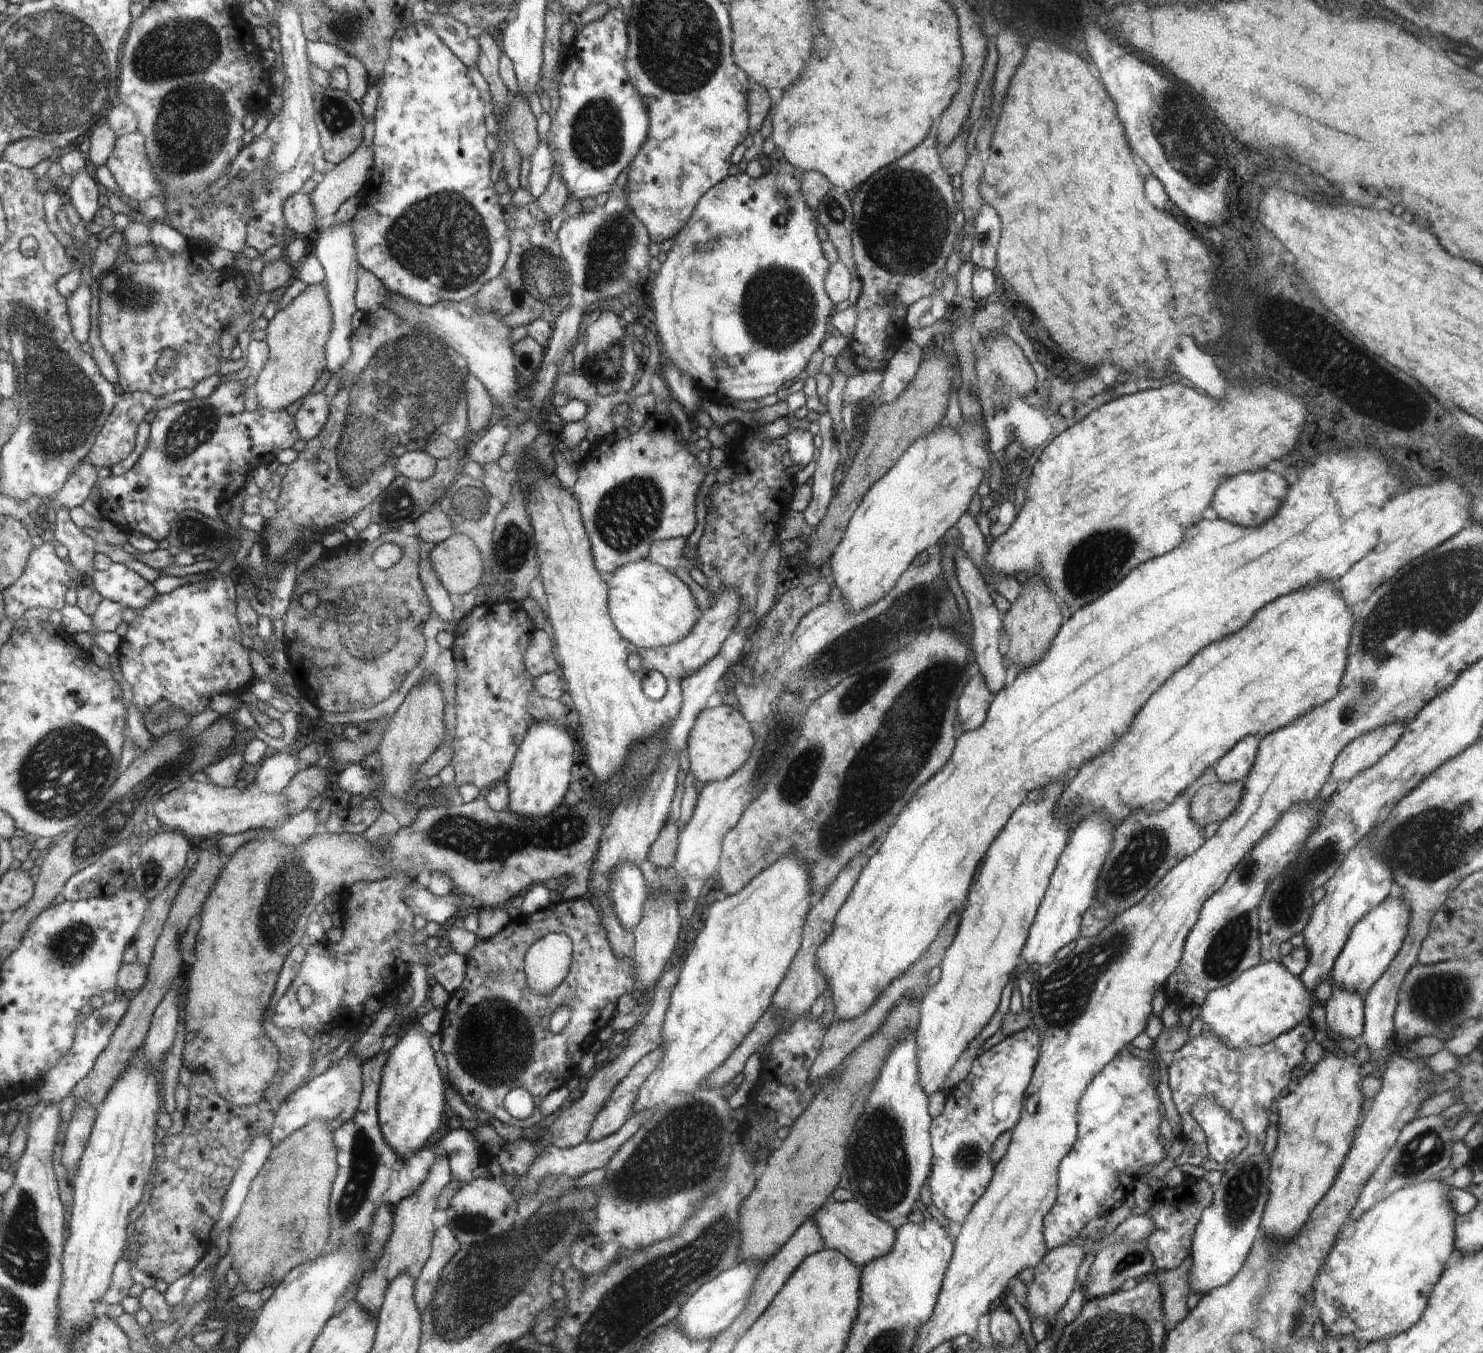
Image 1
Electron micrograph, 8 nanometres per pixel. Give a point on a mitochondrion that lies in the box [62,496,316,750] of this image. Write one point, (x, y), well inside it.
(192, 531)

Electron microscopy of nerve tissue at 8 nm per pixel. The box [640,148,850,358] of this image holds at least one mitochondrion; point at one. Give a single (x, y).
(780, 311)

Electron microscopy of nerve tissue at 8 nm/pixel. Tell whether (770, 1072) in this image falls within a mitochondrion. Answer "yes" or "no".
no

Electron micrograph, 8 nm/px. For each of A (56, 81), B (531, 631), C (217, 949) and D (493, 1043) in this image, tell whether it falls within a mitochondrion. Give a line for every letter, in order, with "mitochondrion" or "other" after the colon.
A: mitochondrion
B: other
C: other
D: mitochondrion

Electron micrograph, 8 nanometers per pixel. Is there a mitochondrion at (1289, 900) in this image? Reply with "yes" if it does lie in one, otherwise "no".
yes

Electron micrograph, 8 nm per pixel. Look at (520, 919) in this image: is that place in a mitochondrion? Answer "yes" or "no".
no

